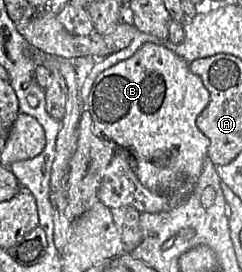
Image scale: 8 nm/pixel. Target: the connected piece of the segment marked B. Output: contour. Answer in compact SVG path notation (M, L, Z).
M149 42L139 48L130 58L100 73L89 90L82 104L82 109L90 113L92 118L92 131L97 137L110 140L127 152L127 159L131 168L144 187L158 194L186 197L189 187L196 183L196 180L201 174L203 161L207 156L210 145L209 139L196 125L197 117L207 107L209 101L209 91L205 88L201 78L190 71L189 63L186 60L164 46Z

